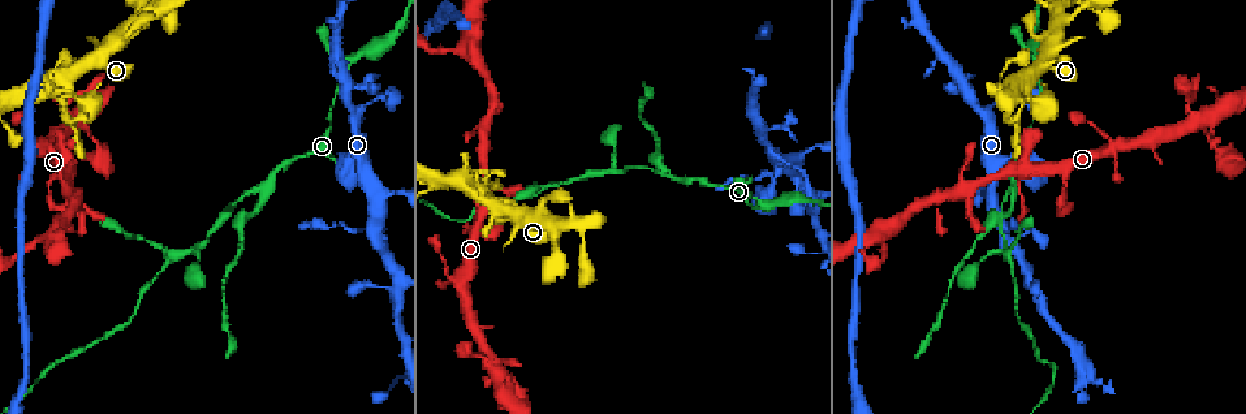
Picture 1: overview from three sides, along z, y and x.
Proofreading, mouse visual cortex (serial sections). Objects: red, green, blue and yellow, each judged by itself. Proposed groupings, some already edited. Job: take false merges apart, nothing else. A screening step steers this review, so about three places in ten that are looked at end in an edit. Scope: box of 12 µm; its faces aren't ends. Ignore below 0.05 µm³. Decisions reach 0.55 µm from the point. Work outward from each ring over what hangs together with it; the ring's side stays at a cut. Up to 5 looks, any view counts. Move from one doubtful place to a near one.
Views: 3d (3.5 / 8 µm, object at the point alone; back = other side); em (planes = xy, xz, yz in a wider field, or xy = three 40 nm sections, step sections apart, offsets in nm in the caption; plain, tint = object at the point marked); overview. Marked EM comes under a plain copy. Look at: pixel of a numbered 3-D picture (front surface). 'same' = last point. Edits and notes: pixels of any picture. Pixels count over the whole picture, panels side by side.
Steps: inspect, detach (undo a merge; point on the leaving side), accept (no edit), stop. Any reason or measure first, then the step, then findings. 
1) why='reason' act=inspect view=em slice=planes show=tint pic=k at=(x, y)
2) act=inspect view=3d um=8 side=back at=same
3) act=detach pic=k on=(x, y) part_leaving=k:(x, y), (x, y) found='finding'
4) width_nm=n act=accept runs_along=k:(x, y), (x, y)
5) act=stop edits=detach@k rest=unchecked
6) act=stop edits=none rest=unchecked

why='branch point' act=inspect view=3d um=3.5 pic=1 at=(353, 60)

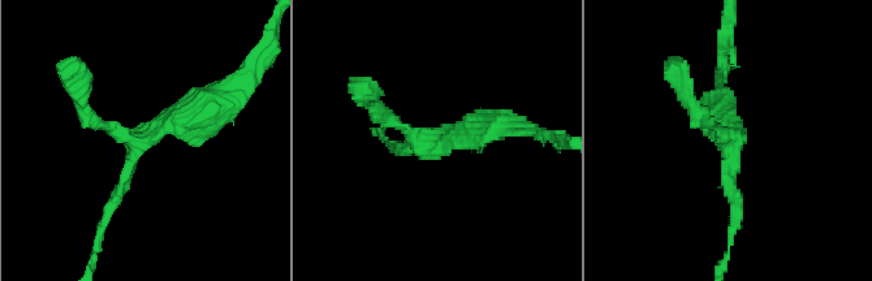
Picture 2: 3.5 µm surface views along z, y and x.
why='now the EM' act=inspect view=em slice=xy step=1 show=tint pic=2 at=(429, 145)

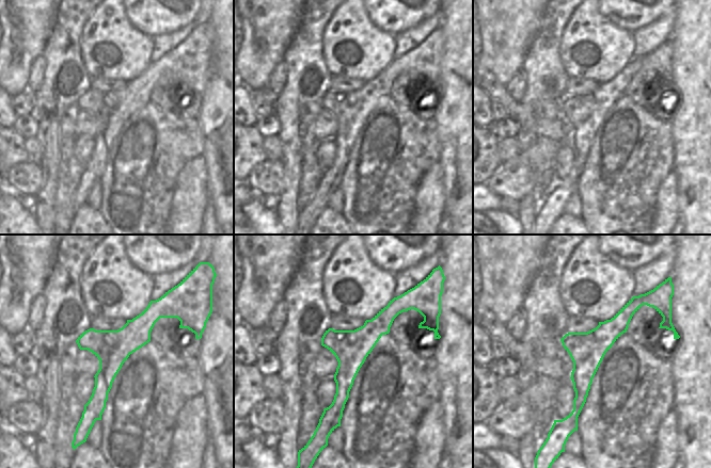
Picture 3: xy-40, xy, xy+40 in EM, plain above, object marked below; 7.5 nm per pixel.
act=accept runs_along=3:(160, 302), (112, 354), (88, 419) found='one cell here'

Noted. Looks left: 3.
why='arms part here' act=inspect view=3d um=3.5 pic=1 at=(484, 129)

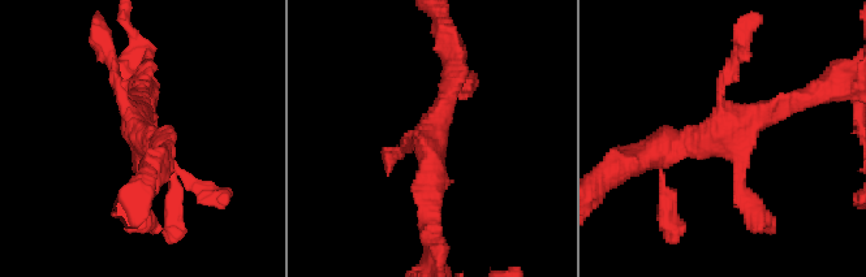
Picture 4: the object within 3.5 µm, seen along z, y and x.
why='need the tissue' act=inspect view=em slice=xy step=1 show=tint pic=4 at=(430, 140)

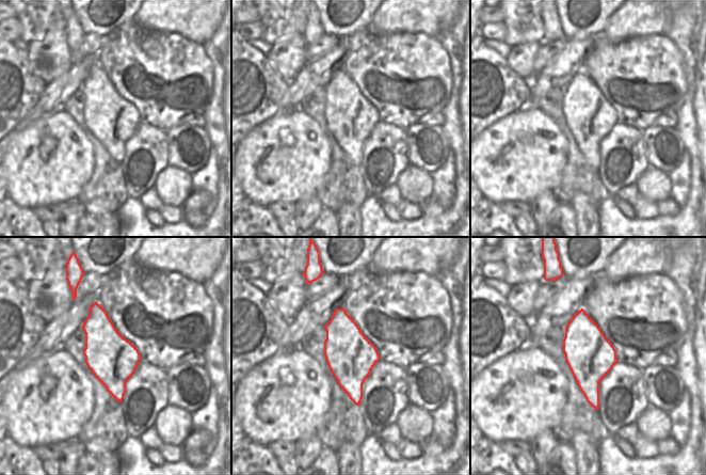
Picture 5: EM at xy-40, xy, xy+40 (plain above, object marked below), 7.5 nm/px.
act=accept runs_along=4:(805, 96), (647, 156) found='all the same cell'

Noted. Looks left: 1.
act=stop edits=none rest=unchecked

